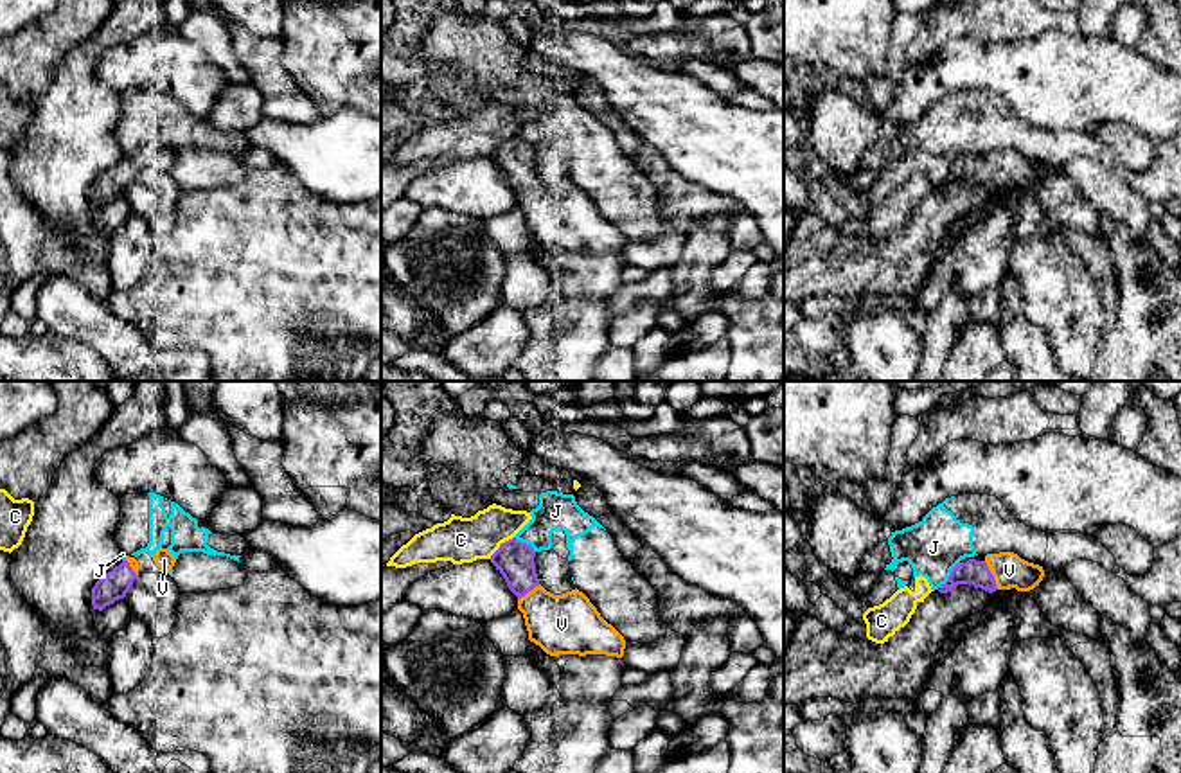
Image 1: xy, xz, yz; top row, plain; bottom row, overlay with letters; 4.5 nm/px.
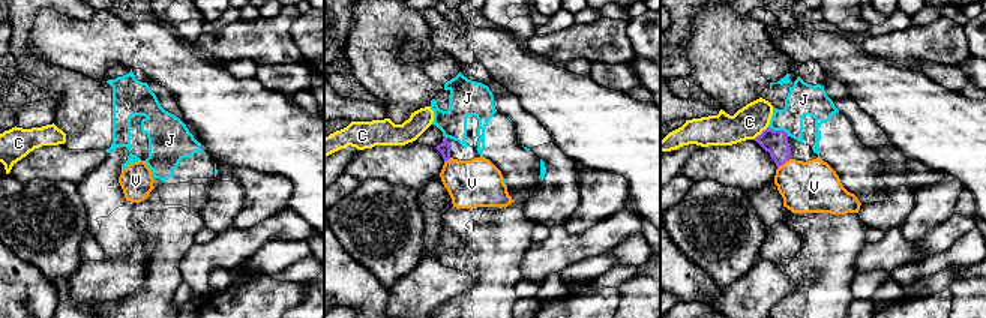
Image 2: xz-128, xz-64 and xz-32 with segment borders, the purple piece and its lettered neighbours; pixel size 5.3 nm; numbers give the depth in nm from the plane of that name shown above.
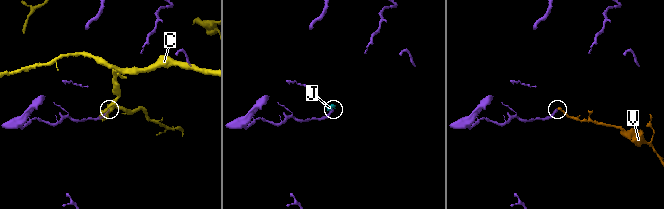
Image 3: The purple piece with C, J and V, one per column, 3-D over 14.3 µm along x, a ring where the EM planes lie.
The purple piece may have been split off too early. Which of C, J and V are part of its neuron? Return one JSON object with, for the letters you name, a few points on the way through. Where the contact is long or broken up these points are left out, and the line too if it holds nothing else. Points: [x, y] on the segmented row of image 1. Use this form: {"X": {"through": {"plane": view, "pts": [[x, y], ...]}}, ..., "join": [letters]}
{"V": {"through": {"plane": "yz", "pts": [[973, 572], [993, 576], [1009, 570]]}}, "join": ["V"]}

